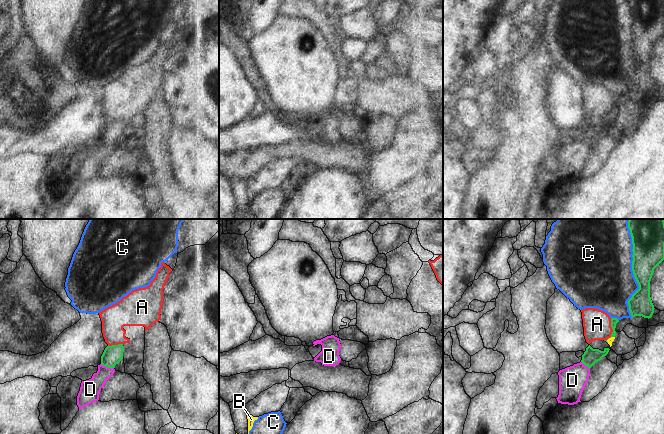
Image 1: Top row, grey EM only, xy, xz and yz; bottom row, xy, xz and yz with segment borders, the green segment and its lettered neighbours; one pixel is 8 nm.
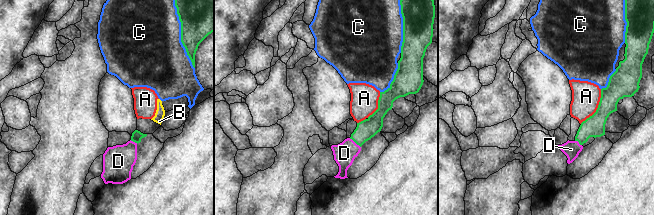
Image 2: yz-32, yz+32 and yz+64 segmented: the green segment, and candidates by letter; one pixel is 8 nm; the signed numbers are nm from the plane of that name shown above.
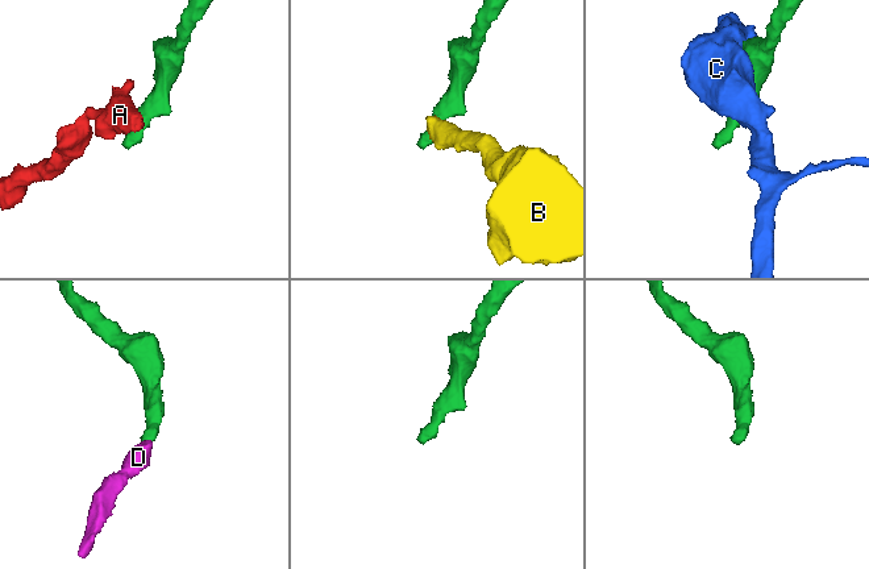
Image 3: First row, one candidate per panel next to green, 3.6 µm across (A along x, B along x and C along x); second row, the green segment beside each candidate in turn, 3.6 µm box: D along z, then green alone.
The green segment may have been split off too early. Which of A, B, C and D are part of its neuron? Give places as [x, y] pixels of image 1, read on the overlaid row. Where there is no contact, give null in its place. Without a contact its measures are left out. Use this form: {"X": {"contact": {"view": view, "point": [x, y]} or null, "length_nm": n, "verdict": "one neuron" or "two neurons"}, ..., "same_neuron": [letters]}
{"A": {"contact": {"view": "yz", "point": [613, 330]}, "length_nm": 190, "verdict": "two neurons"}, "B": {"contact": {"view": "yz", "point": [610, 337]}, "length_nm": 80, "verdict": "two neurons"}, "C": {"contact": {"view": "yz", "point": [632, 268]}, "length_nm": 800, "verdict": "two neurons"}, "D": {"contact": {"view": "xy", "point": [107, 367]}, "length_nm": 120, "verdict": "one neuron"}, "same_neuron": ["D"]}

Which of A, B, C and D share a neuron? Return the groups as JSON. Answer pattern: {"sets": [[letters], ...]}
{"sets": [["A", "B"], ["C"], ["D"]]}

